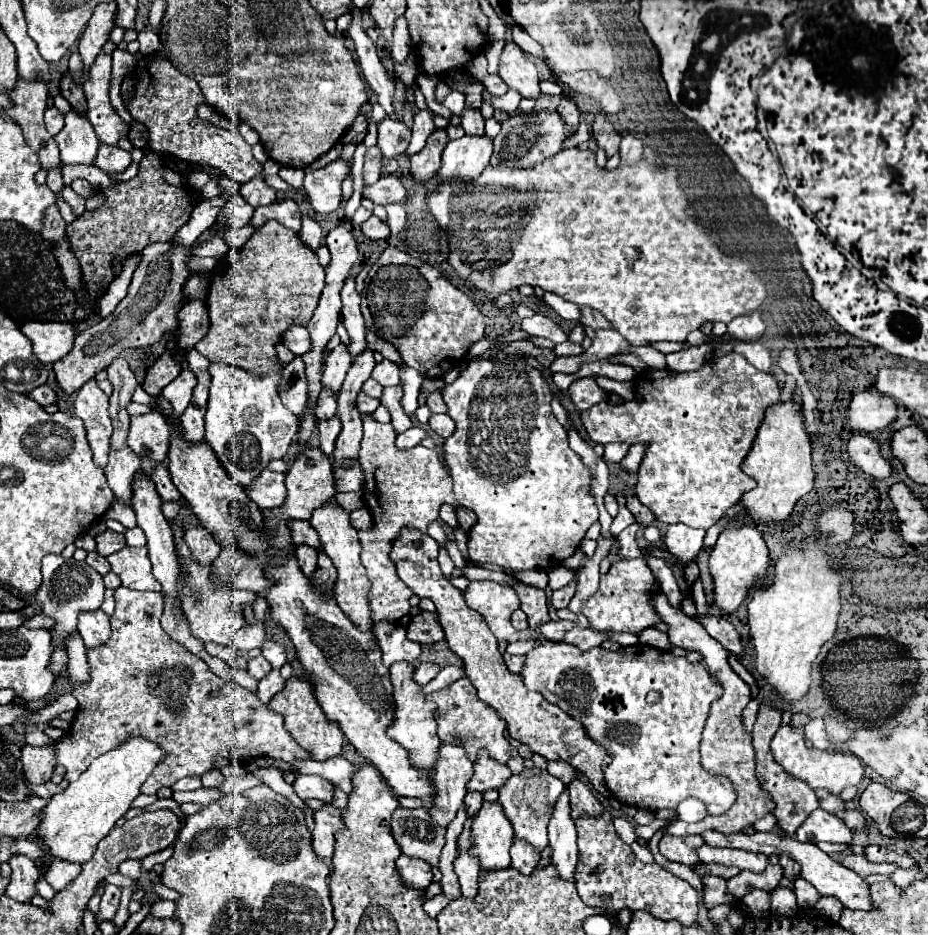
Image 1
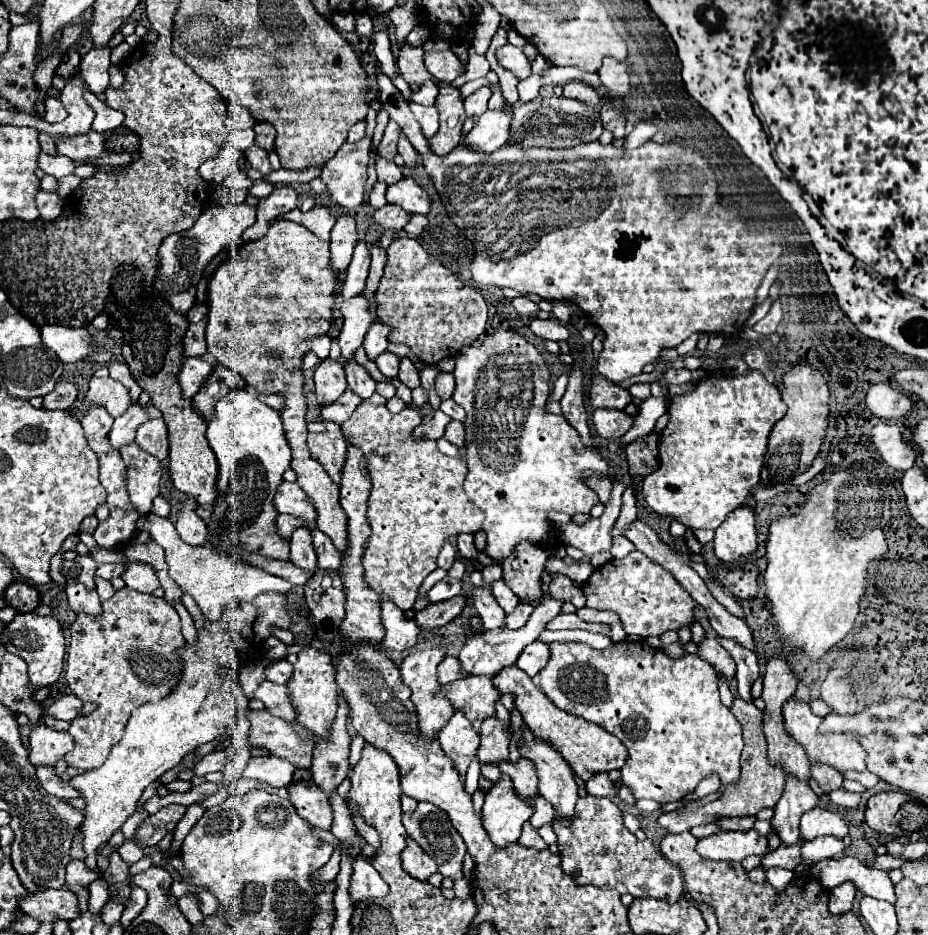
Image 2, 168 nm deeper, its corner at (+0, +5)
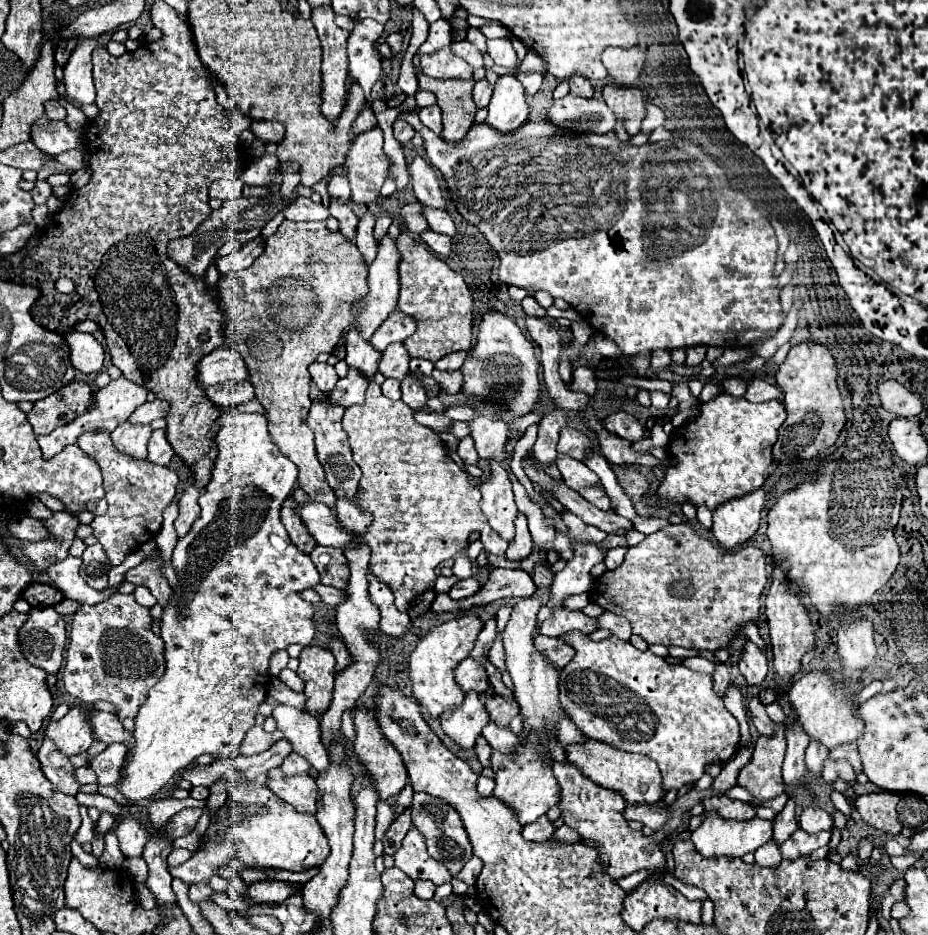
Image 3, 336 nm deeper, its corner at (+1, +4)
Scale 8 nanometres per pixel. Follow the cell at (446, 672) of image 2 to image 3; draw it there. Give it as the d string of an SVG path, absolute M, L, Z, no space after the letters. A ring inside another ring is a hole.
M465 659L463 663L459 663L457 671L455 671L455 679L457 683L463 687L463 691L485 691L489 687L487 681L487 673L483 669L481 663L477 663L475 659Z

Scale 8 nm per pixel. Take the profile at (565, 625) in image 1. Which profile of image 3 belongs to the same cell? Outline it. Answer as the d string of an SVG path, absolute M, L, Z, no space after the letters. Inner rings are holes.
M555 607L551 617L541 623L541 633L549 637L559 637L575 629L589 635L597 631L599 625L597 625L597 619L587 617L583 611L569 611L565 607Z

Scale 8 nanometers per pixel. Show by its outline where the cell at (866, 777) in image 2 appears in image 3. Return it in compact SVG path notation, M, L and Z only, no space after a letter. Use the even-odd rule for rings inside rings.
M847 743L847 745L837 746L830 750L829 757L833 760L836 758L845 758L851 761L851 765L855 767L855 771L861 769L861 759L859 759L859 751L857 751L857 745L853 743Z

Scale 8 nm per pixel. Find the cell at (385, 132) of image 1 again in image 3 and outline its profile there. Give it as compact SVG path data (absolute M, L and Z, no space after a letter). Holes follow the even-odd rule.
M415 157L409 163L409 173L411 173L411 187L413 187L419 203L433 207L433 209L447 211L447 201L443 197L439 177L437 177L435 169L423 157Z

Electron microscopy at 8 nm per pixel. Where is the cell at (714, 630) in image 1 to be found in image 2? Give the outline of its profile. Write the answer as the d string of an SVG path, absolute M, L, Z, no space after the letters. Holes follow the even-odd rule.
M720 638L720 644L728 650L728 654L732 656L732 660L736 664L736 680L738 680L740 698L746 698L748 702L752 702L750 688L752 688L752 682L758 678L758 658L756 658L756 654L750 652L748 648L742 648L732 638Z

